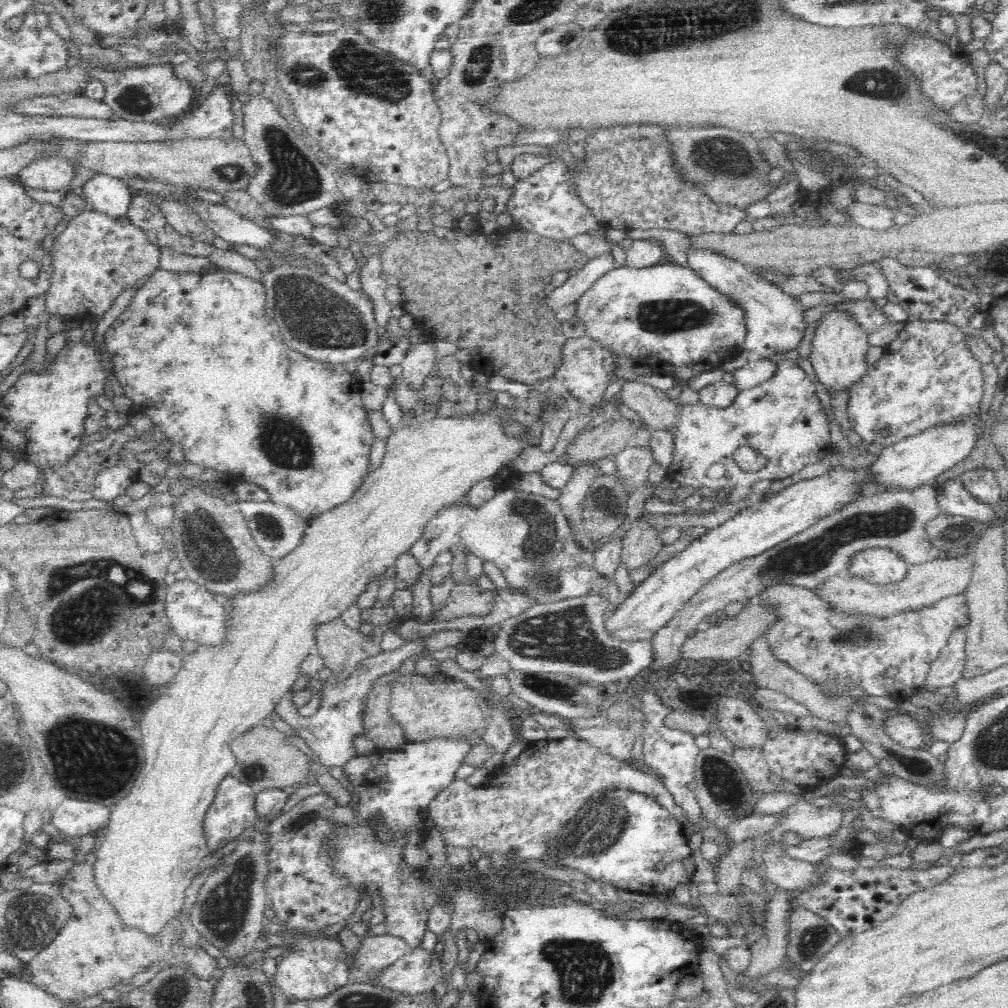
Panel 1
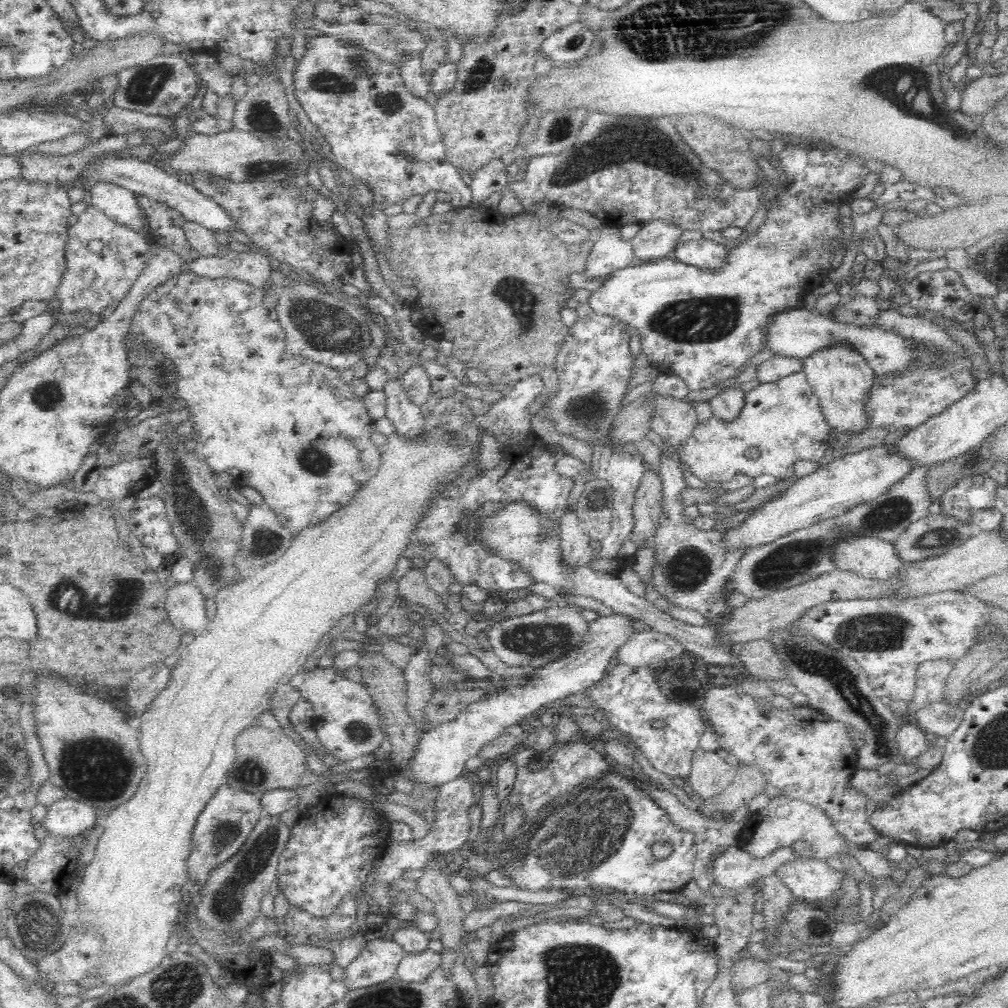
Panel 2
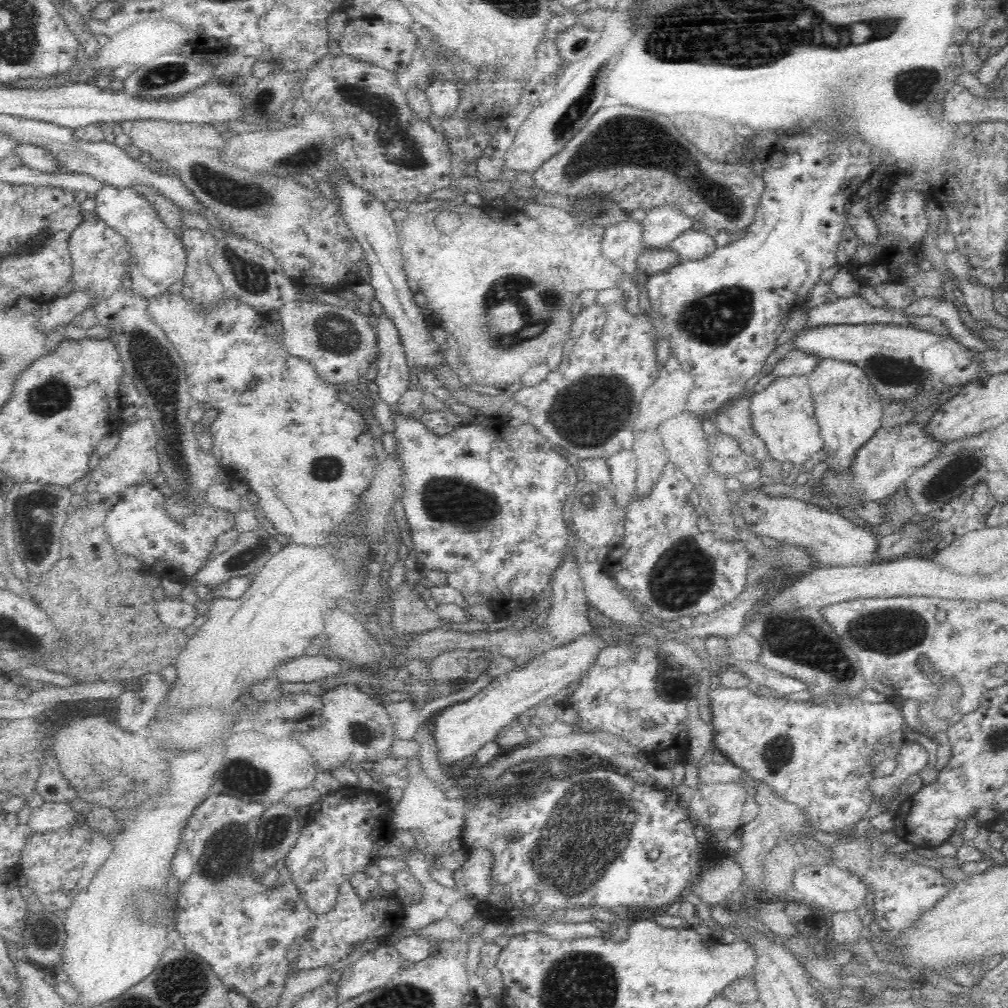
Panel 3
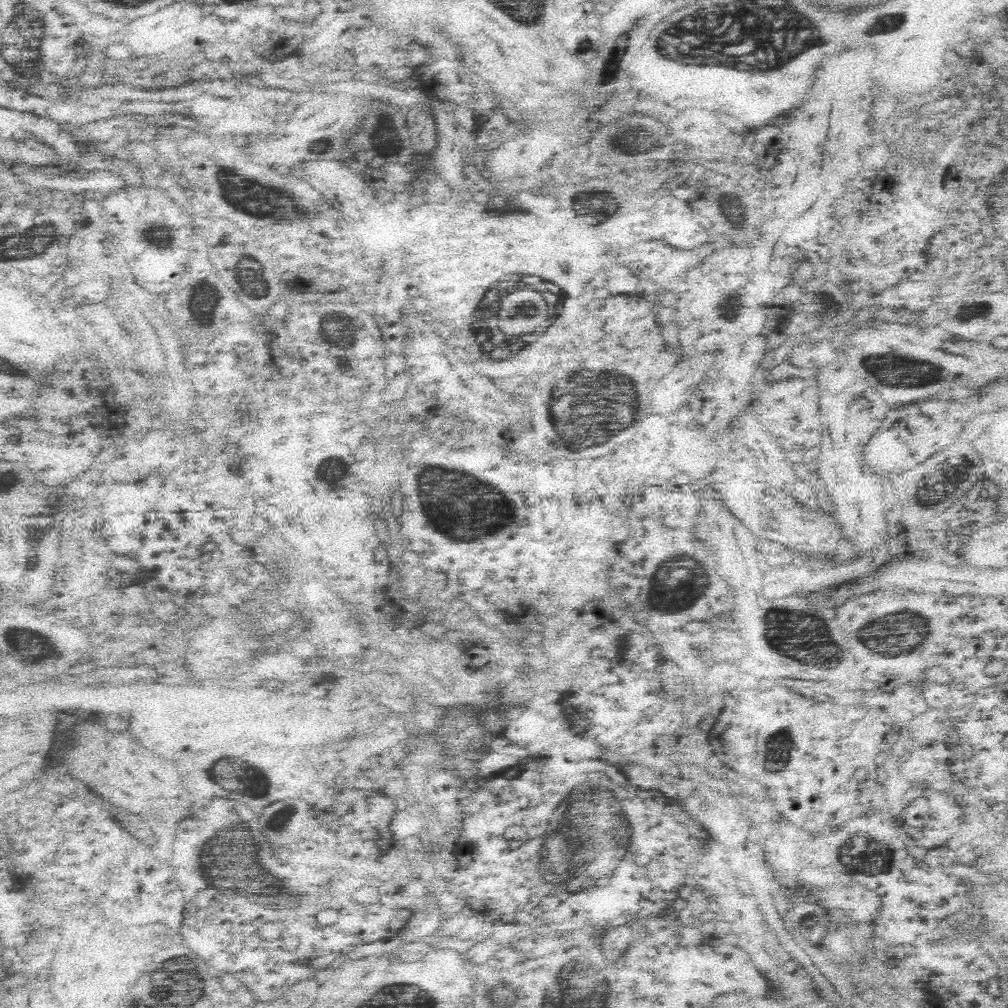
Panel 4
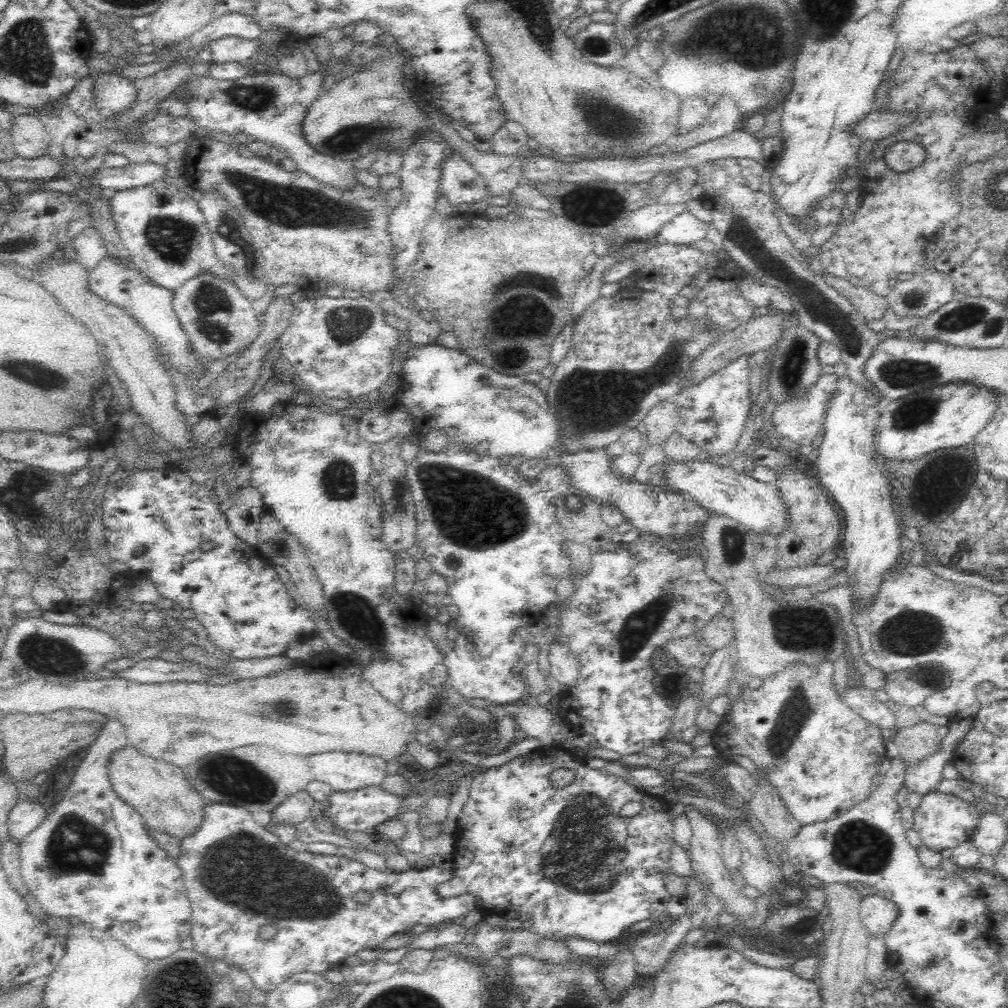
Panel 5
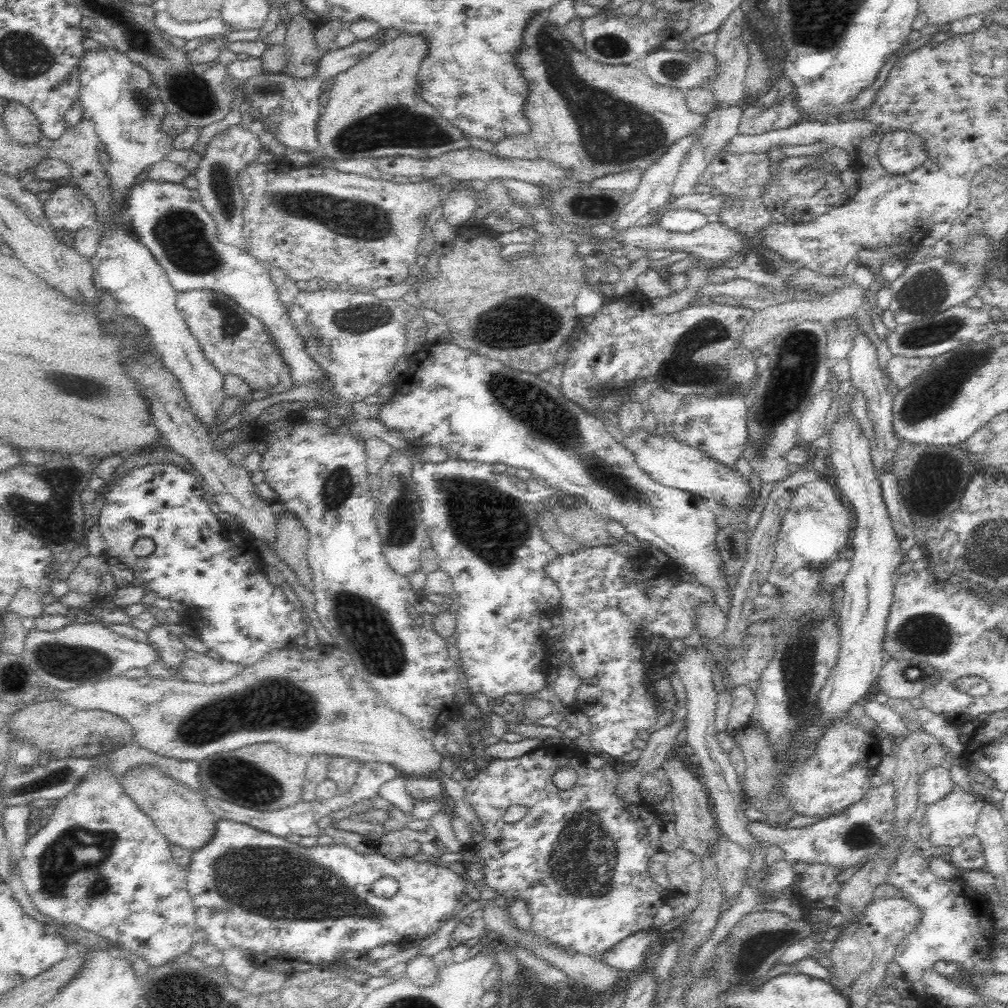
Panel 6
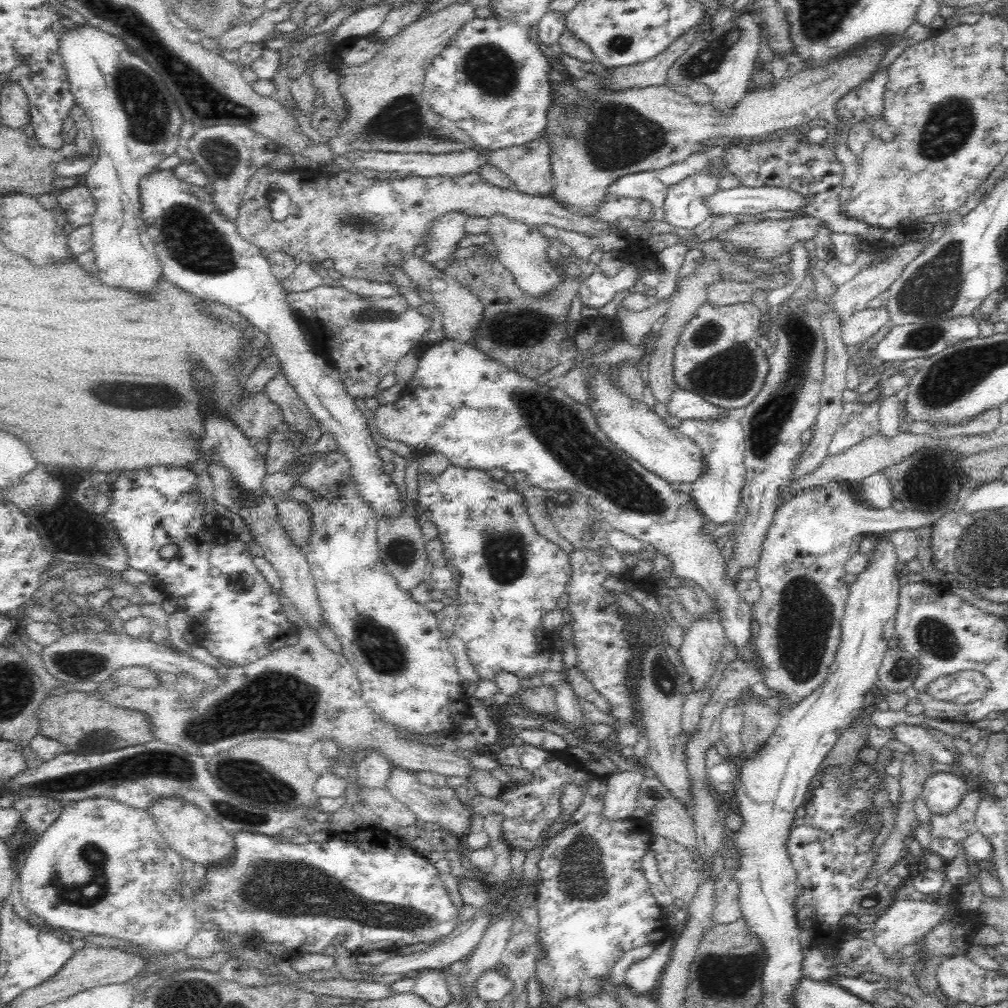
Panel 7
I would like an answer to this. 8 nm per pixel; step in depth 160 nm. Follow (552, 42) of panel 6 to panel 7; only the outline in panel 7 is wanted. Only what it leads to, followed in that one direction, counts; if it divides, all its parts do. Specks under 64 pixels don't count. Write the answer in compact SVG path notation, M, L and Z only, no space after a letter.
M878 41L869 42L841 59L822 67L800 71L776 86L750 91L729 115L718 113L712 105L697 105L679 88L665 82L657 86L610 90L606 80L611 69L595 60L584 62L563 51L547 58L552 102L546 110L544 139L550 147L553 172L551 196L561 205L595 215L606 188L620 176L634 172L657 171L686 160L698 142L718 136L752 138L778 131L791 131L806 123L832 123L837 102L850 90L867 81L888 50Z

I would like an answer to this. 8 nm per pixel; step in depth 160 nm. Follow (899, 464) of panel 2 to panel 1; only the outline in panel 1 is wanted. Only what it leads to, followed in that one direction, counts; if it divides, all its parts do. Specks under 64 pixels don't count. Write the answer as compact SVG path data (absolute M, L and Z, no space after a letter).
M838 465L822 476L800 479L800 482L784 487L773 494L770 500L753 501L734 518L708 530L678 555L660 565L650 578L646 578L637 586L614 614L605 620L605 629L610 636L620 642L651 639L652 635L665 627L673 614L710 578L714 578L716 574L720 574L722 570L730 568L736 562L766 552L770 547L814 526L822 518L832 516L850 503L862 499L862 488L866 484L877 485L878 476L871 470L871 466L856 470Z

